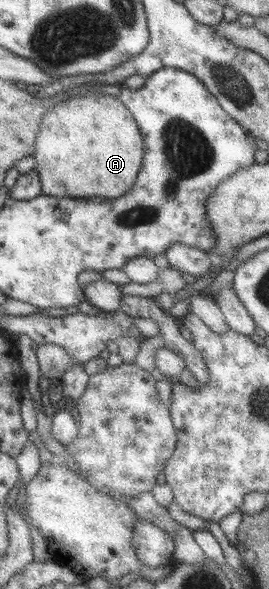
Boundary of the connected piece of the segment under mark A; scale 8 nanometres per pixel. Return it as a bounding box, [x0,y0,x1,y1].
[33,92,142,201]

